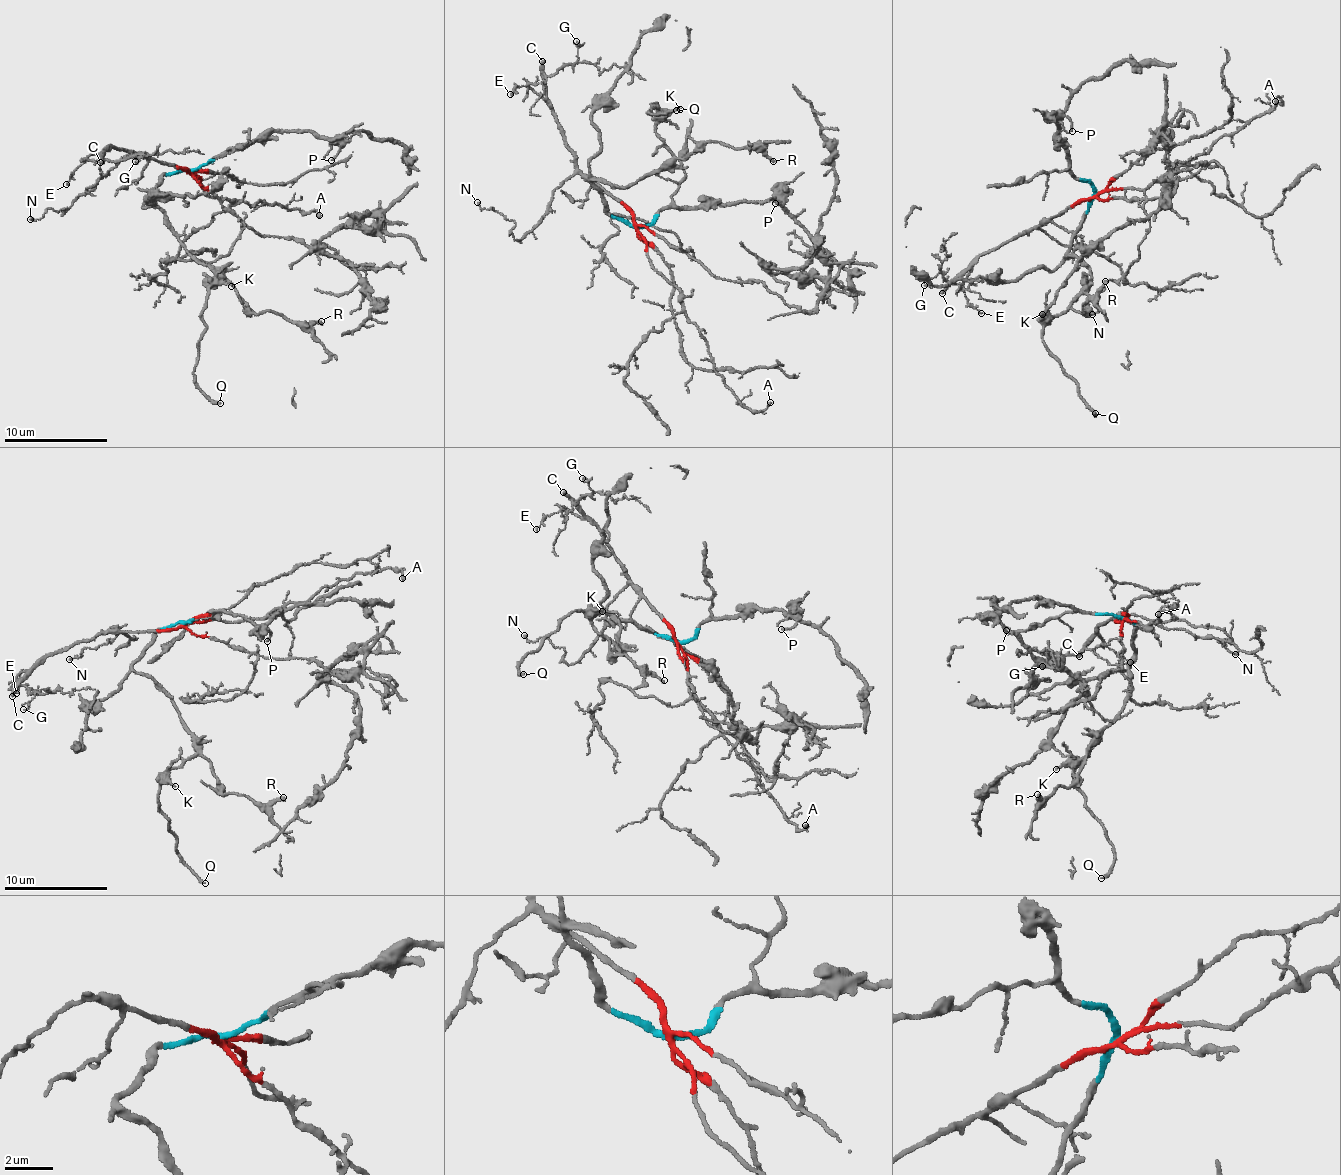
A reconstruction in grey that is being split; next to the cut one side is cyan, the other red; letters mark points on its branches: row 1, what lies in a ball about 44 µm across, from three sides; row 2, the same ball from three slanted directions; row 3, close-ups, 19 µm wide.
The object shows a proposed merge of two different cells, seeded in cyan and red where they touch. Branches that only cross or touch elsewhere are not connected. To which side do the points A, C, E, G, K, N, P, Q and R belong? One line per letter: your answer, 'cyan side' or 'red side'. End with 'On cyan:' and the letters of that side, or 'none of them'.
A: red side
C: red side
E: red side
G: red side
K: cyan side
N: red side
P: cyan side
Q: cyan side
R: cyan side
On cyan: K, P, Q, R

